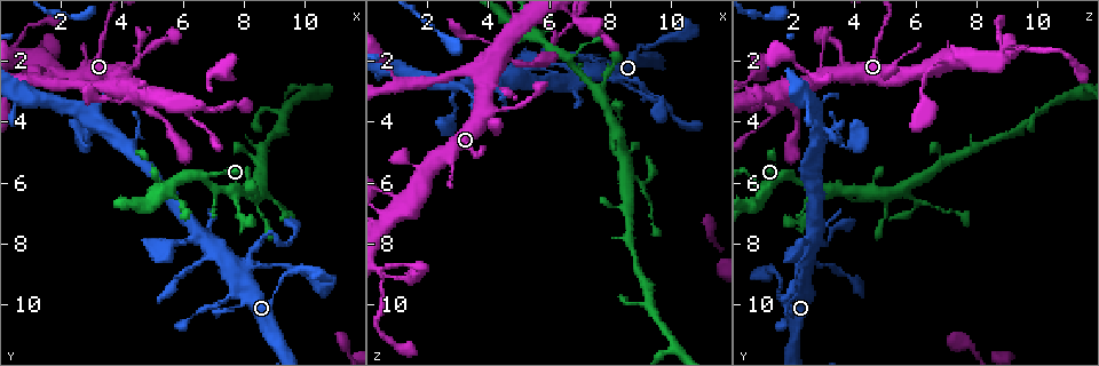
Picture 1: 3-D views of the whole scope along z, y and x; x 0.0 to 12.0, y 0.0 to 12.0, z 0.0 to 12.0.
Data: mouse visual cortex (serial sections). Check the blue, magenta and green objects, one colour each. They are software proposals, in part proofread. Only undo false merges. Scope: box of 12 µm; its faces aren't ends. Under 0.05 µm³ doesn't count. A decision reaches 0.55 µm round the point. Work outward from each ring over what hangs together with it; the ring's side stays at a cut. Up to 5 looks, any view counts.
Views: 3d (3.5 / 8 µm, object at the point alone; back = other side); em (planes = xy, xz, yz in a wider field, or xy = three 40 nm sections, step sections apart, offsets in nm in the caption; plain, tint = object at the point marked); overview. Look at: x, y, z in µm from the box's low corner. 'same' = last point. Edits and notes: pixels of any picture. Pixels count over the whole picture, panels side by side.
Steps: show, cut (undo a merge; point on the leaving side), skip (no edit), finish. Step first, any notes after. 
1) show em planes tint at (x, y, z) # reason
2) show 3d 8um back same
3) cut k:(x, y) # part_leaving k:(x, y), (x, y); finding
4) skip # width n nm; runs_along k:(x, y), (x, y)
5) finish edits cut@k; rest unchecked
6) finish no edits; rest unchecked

show 3d 3.5um at (5.4, 6.2, 1.0) # four or more arms meet

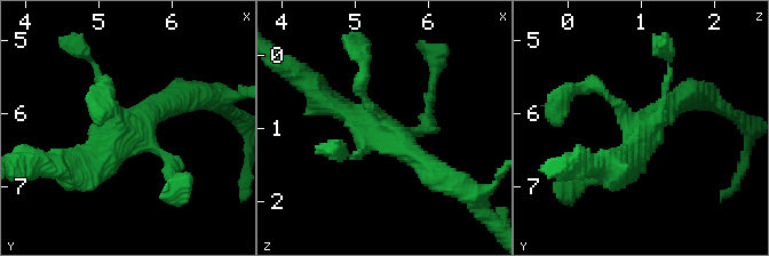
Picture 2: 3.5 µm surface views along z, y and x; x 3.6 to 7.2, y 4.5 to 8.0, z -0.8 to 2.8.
show em xy step 1 tint at (5.40, 6.30, 1.05) # need the tissue

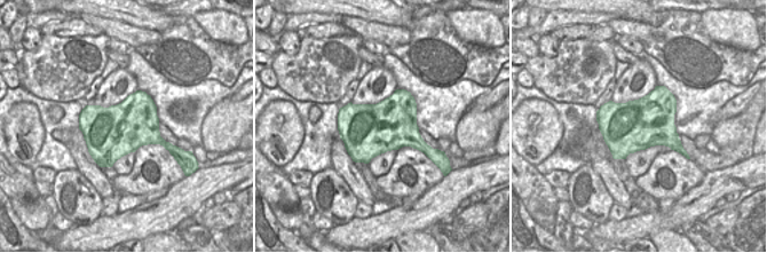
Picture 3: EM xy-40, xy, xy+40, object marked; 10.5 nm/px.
skip # runs_along 2:(441, 176), (385, 132), (324, 103); one cell here

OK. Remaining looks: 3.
show 3d 3.5um at (7.9, 9.0, 2.3) # sharp bend

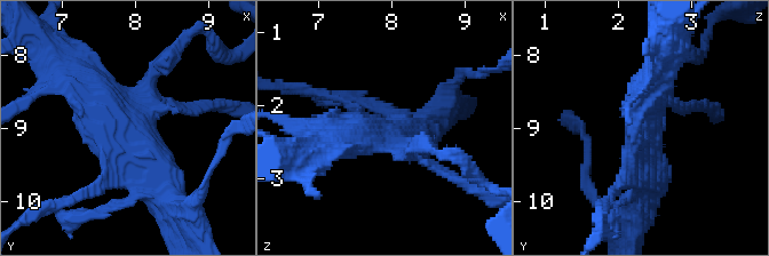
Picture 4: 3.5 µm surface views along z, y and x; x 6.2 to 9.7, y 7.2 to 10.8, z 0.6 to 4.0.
show em xy step 5 tint at (7.90, 9.00, 2.35) # shape alone is not enough

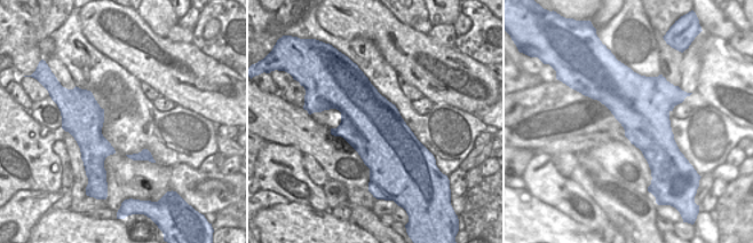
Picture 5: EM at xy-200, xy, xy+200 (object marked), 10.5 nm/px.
skip # runs_along 4:(169, 191), (149, 152), (74, 71); continuous, no second cell

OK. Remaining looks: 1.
finish no edits; rest unchecked

